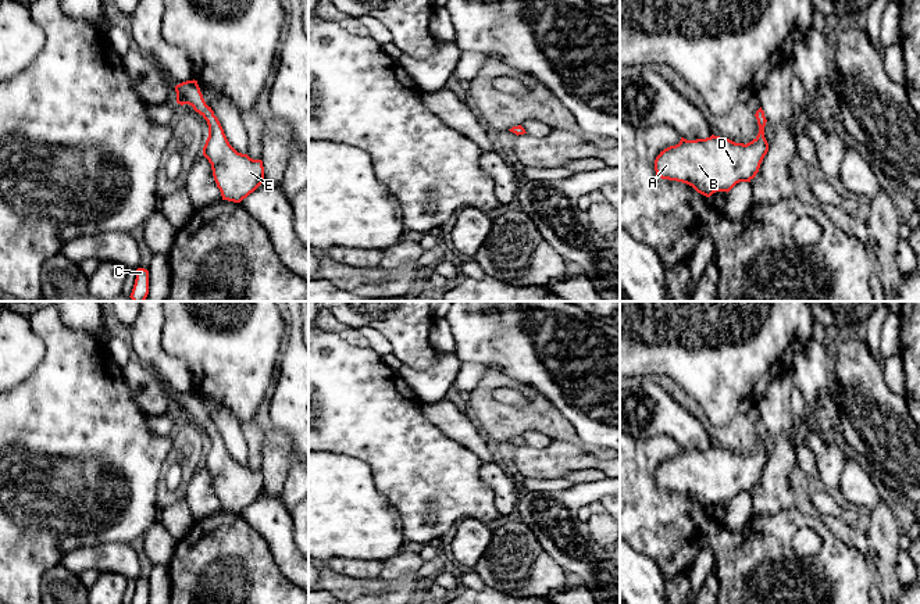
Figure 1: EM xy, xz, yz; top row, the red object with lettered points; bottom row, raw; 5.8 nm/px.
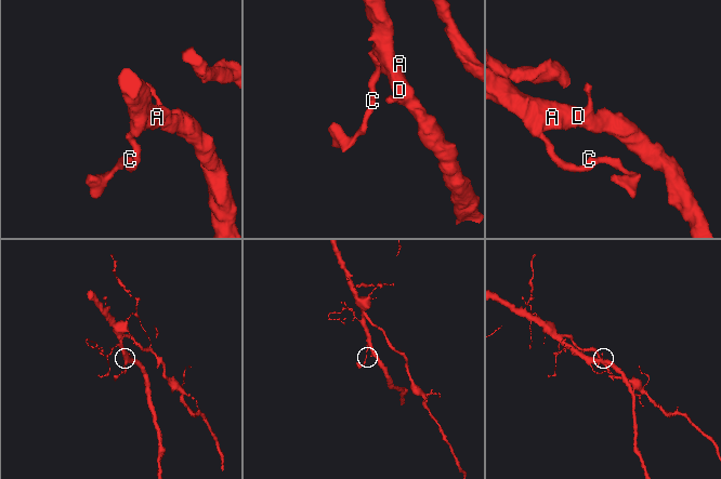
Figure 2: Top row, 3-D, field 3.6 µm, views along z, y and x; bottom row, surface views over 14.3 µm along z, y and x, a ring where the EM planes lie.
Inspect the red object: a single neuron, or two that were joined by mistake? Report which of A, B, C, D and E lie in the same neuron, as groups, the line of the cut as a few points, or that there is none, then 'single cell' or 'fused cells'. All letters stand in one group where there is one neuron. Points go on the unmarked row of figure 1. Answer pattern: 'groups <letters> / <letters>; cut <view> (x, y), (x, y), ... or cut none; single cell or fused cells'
groups A B C D E; cut none; single cell

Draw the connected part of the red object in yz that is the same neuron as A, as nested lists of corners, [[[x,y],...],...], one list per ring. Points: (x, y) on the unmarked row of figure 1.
[[[762,418],[755,425],[757,447],[744,455],[712,446],[706,450],[687,451],[660,462],[655,471],[656,486],[692,497],[710,508],[716,503],[730,503],[739,493],[750,493],[759,483],[769,462],[764,448],[766,428]]]

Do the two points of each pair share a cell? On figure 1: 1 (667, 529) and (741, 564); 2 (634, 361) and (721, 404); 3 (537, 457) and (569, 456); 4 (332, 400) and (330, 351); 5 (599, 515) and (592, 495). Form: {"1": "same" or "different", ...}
{"1": "same", "2": "same", "3": "same", "4": "same", "5": "different"}

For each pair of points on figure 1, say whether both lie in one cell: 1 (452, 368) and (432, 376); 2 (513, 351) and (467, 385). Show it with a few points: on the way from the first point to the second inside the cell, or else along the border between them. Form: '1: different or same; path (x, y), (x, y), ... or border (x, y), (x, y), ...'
1: same; path (448, 368), (437, 376)
2: different; border (462, 361), (477, 361), (487, 367)

